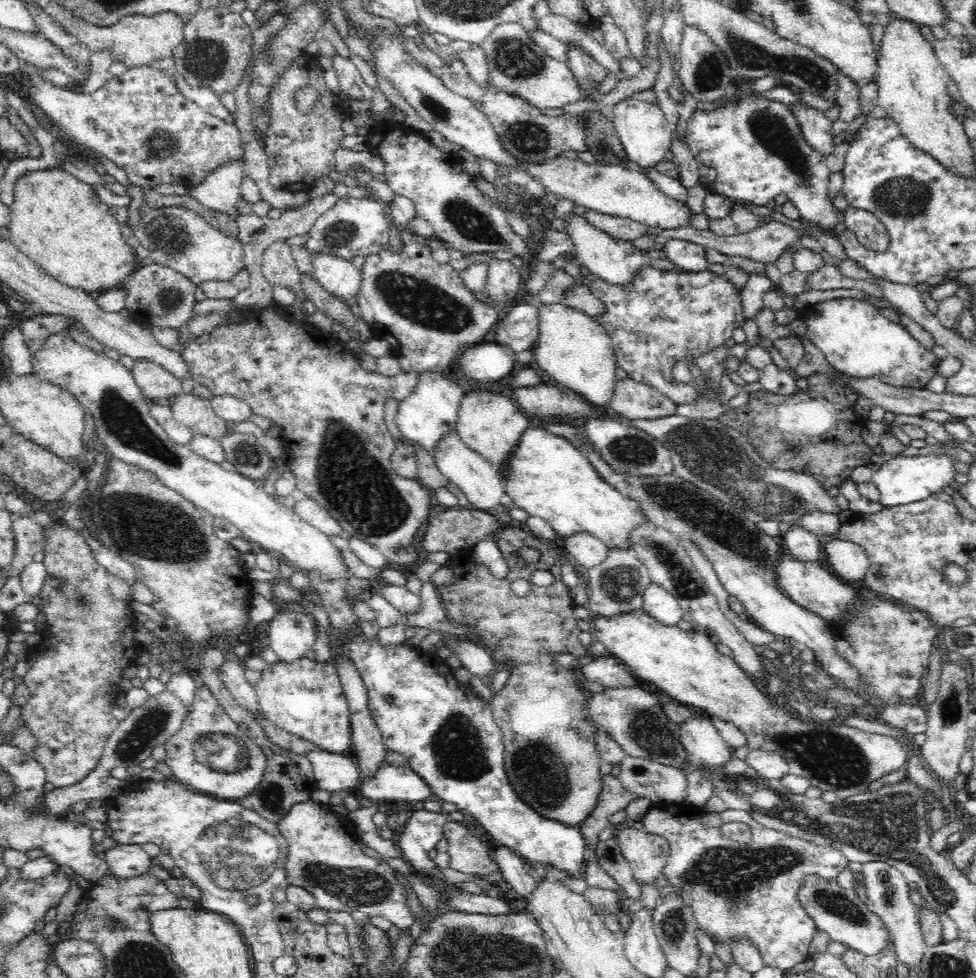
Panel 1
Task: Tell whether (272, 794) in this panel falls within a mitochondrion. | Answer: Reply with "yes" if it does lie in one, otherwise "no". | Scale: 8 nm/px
yes

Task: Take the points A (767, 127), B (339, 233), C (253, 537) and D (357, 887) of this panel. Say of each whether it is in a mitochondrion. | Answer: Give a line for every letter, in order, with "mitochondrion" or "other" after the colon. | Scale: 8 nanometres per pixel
A: mitochondrion
B: mitochondrion
C: other
D: mitochondrion

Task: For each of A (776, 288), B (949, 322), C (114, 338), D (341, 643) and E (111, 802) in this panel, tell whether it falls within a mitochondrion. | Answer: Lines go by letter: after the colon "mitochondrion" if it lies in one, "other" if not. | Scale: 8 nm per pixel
A: other
B: other
C: other
D: other
E: other

